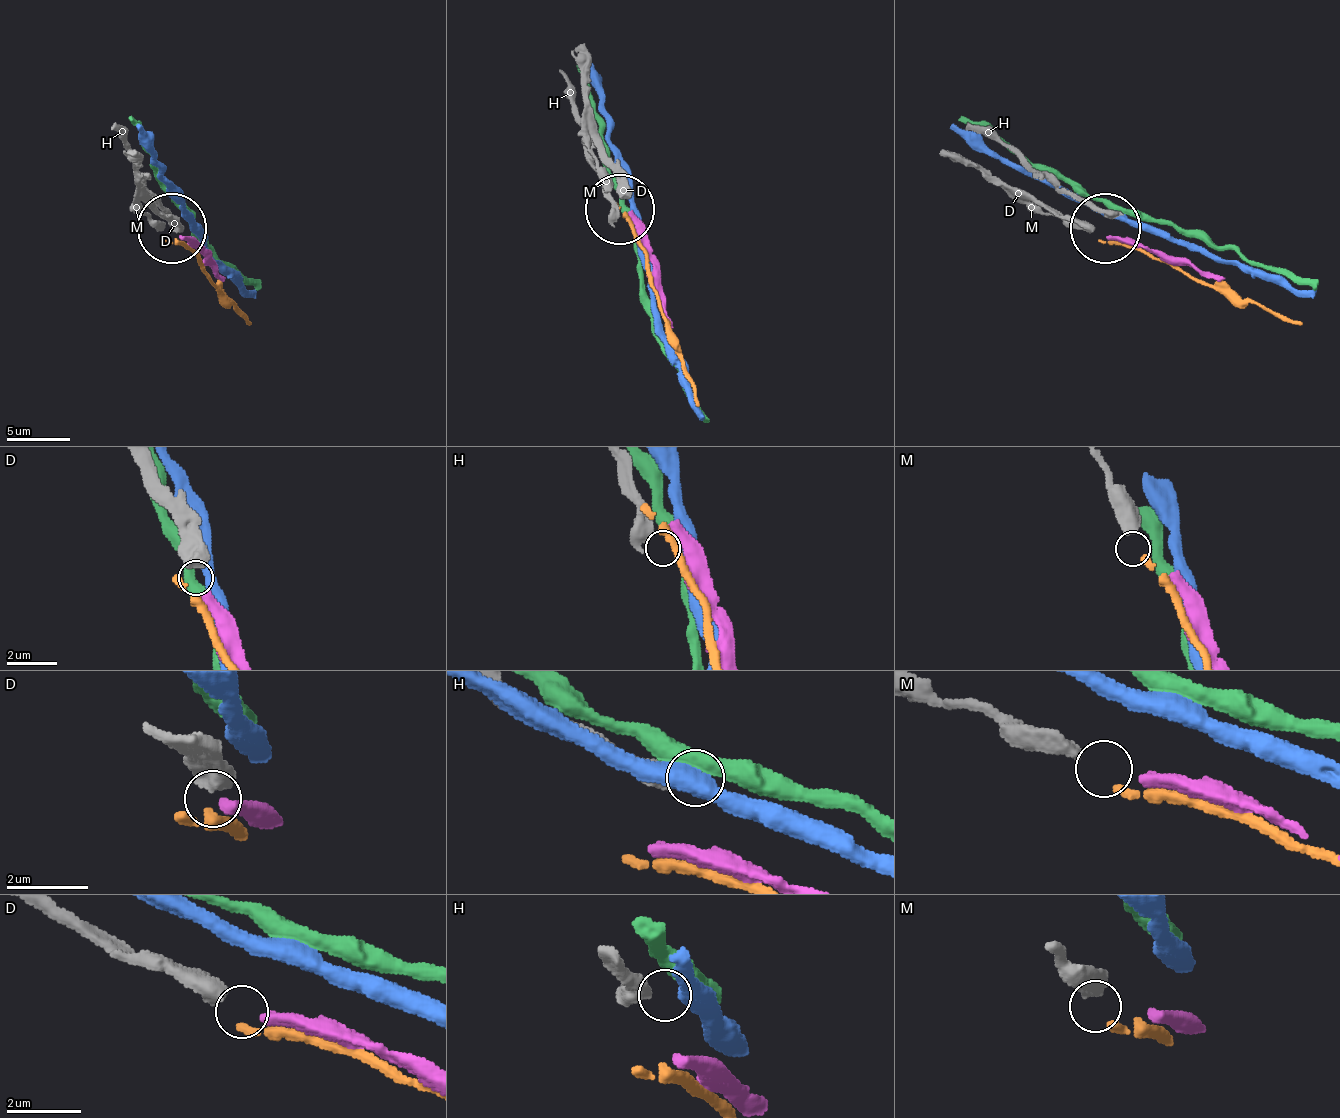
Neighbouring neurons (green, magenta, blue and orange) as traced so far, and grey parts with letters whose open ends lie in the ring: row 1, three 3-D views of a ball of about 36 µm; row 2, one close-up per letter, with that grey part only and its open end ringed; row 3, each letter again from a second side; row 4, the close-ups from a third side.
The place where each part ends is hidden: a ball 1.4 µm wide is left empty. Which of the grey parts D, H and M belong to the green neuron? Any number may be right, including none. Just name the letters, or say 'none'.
none

